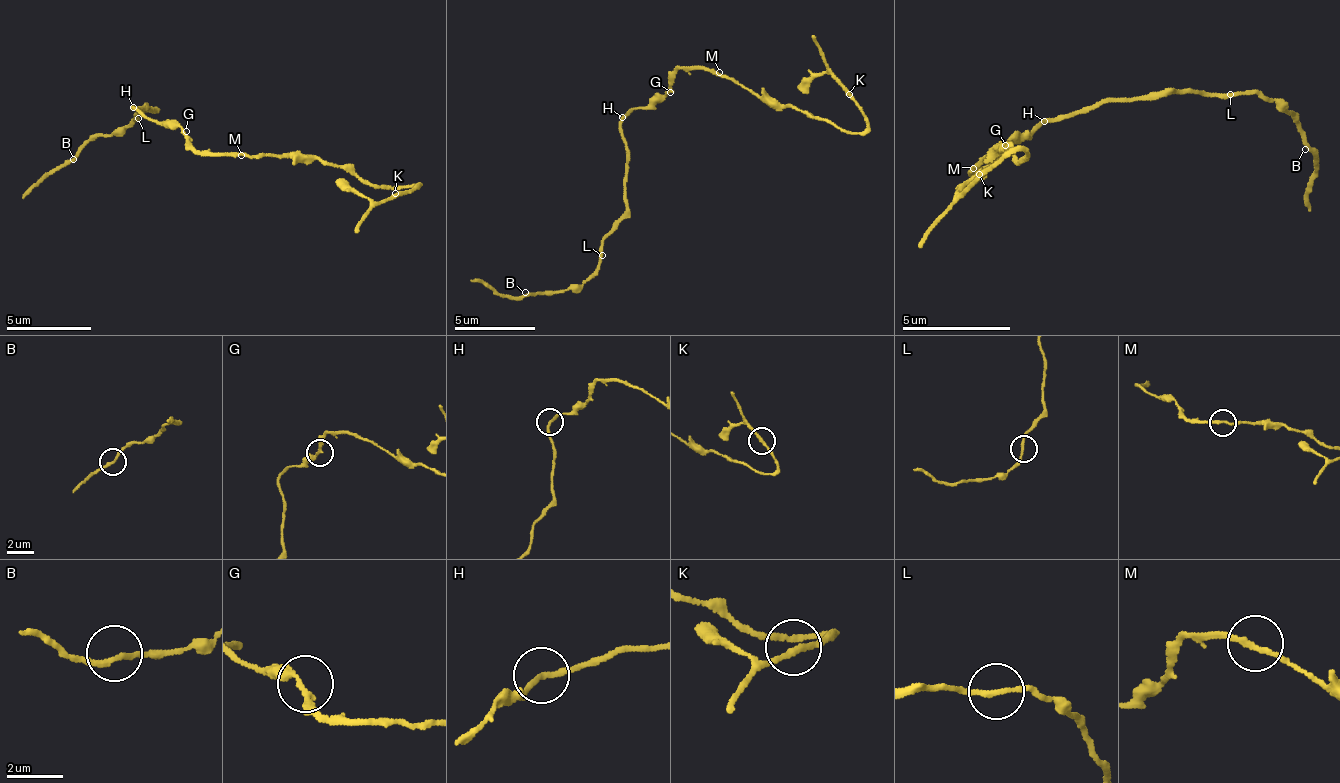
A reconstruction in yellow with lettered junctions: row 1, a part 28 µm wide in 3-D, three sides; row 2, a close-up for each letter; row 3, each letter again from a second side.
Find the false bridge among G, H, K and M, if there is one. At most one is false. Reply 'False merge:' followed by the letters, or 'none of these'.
False merge: none of these

